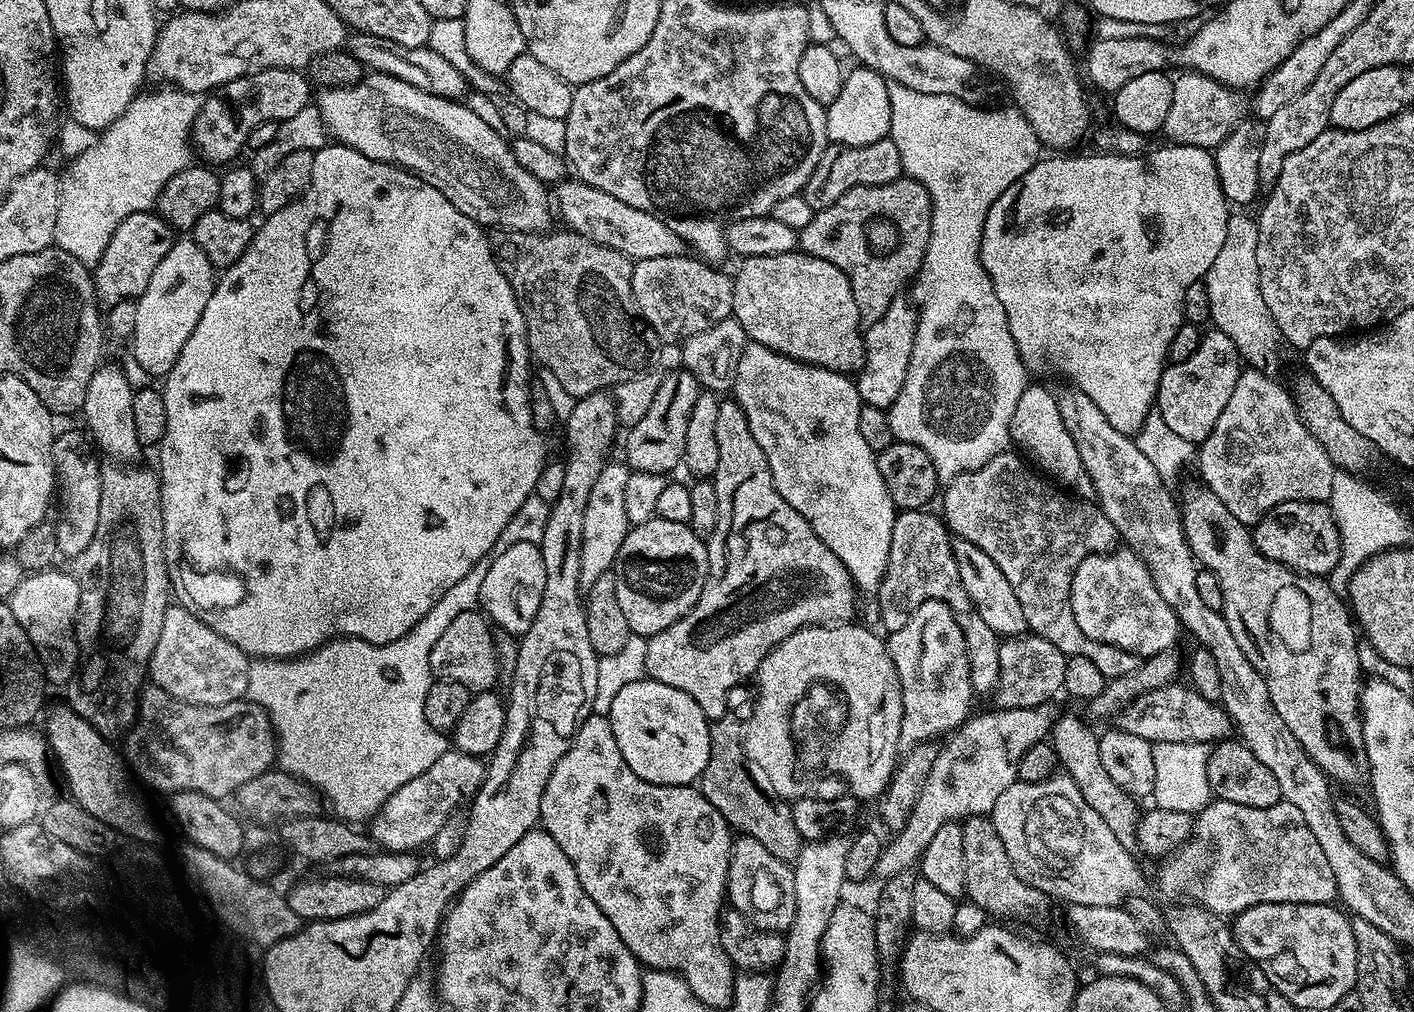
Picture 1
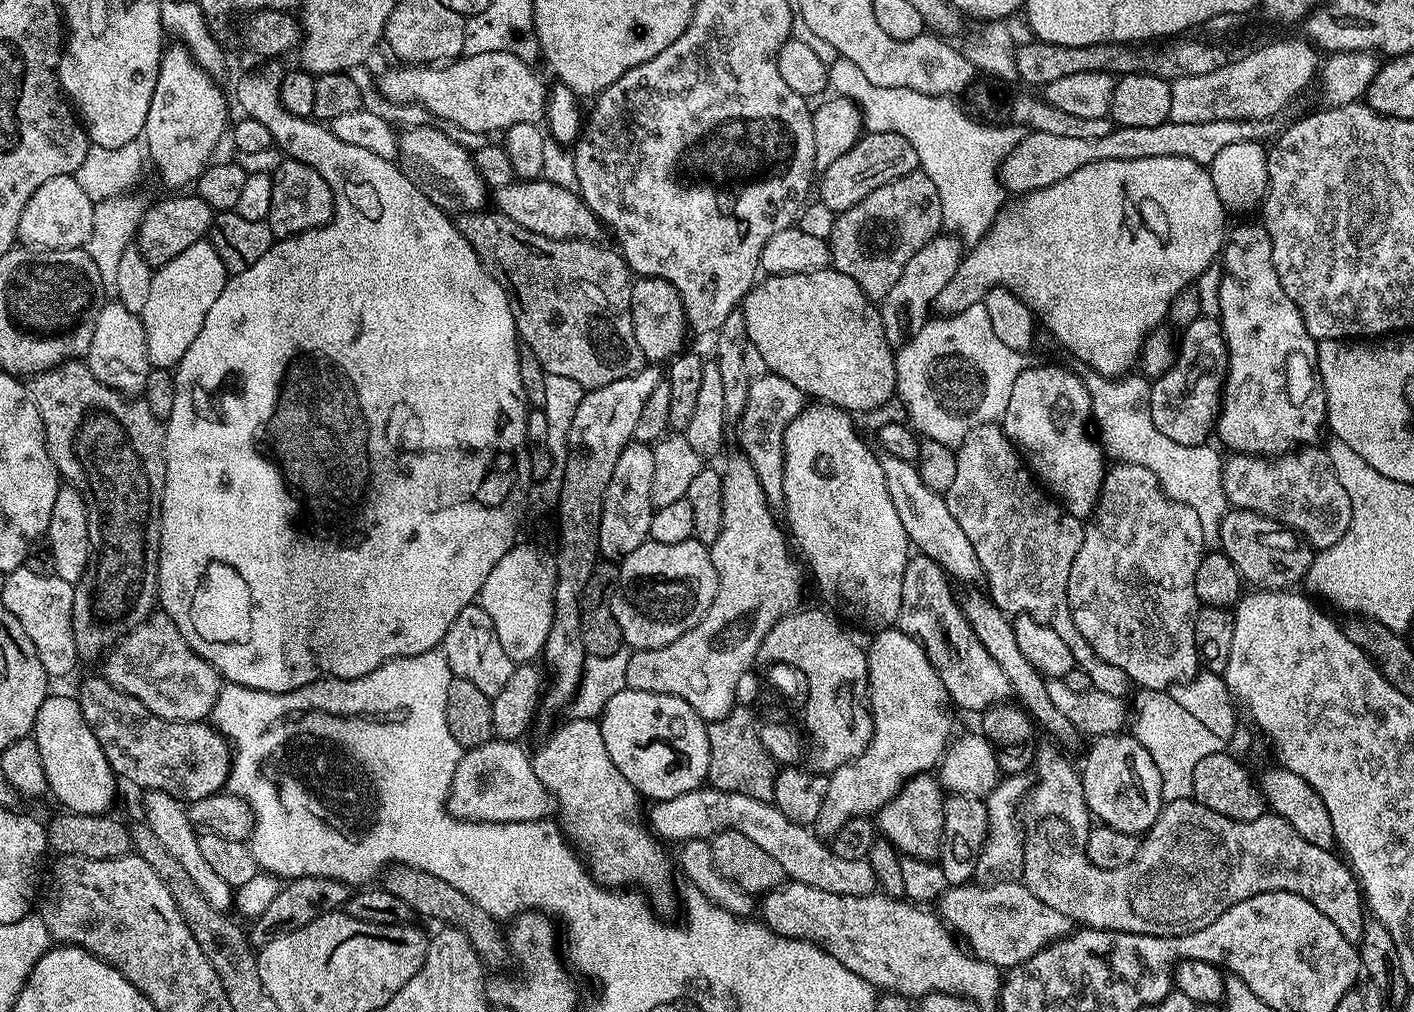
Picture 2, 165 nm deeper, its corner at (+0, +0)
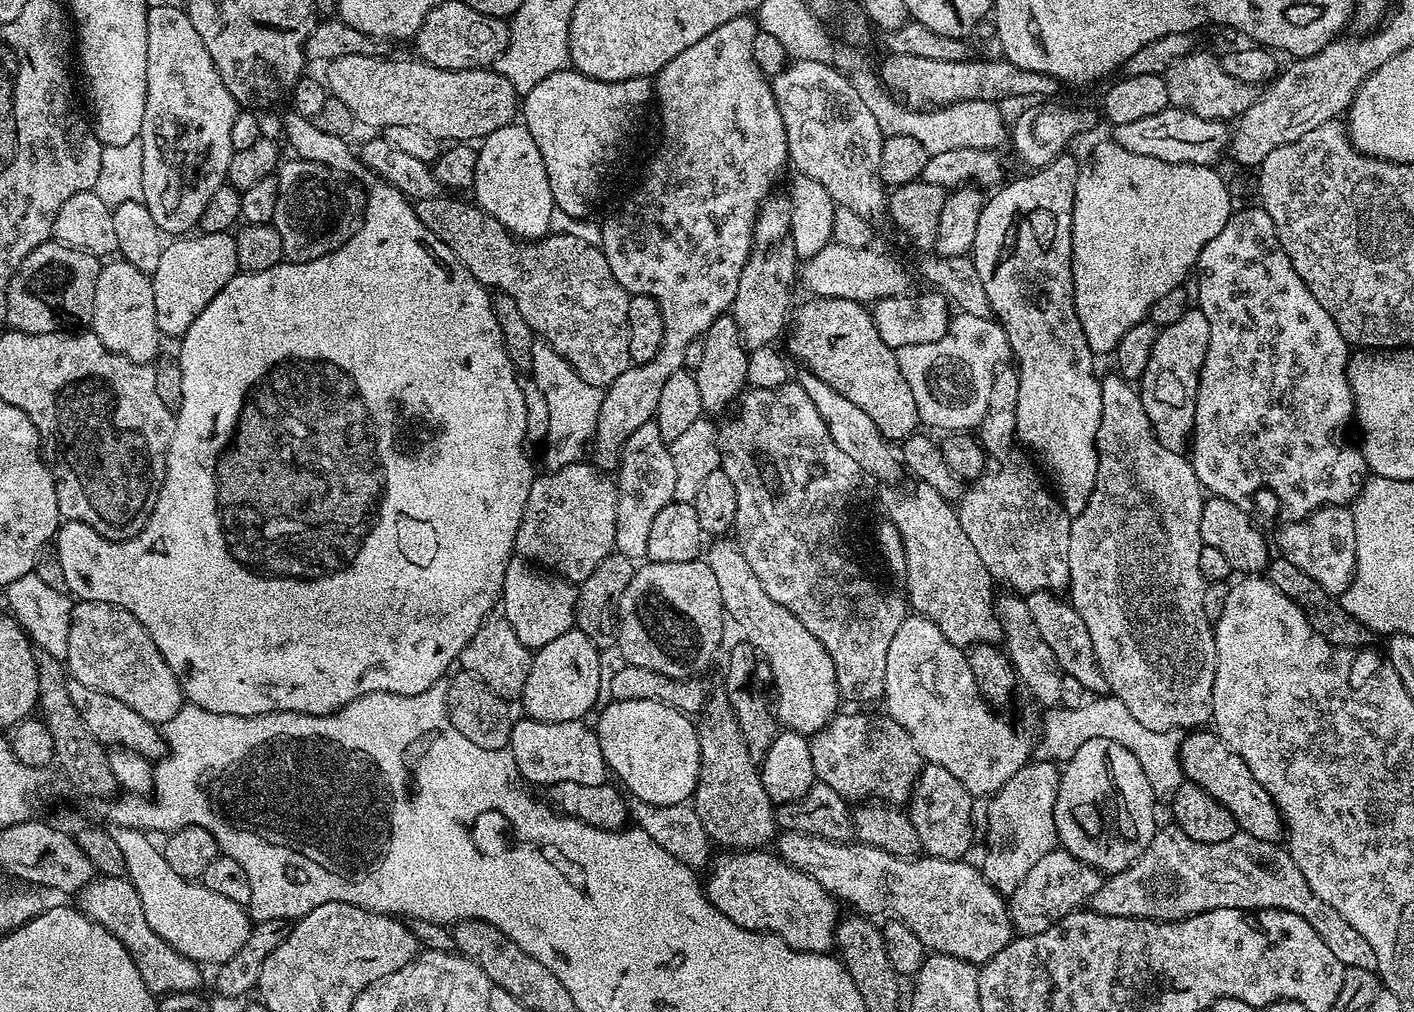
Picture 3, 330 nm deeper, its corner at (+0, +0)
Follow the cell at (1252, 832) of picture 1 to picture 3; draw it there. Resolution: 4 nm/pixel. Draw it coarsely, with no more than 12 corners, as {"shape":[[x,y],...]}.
{"shape":[[1175,826],[1092,896],[1098,914],[1219,908],[1306,918],[1345,968],[1374,949],[1310,890],[1287,847]]}

